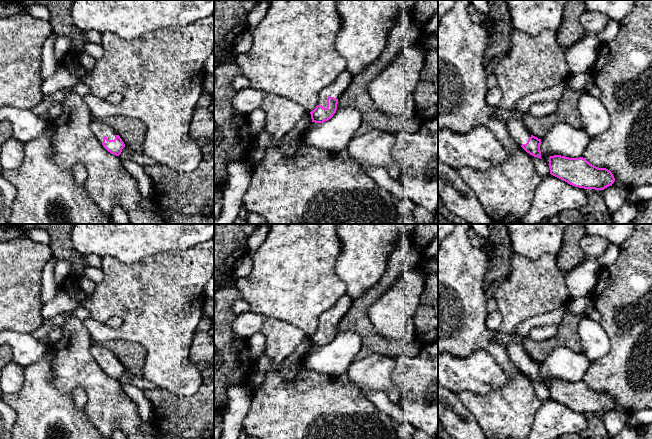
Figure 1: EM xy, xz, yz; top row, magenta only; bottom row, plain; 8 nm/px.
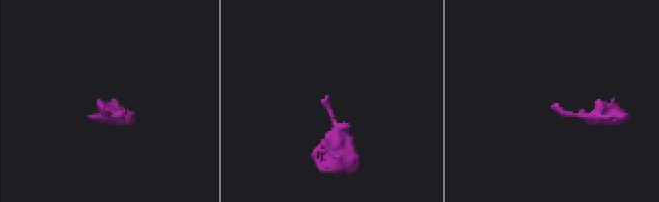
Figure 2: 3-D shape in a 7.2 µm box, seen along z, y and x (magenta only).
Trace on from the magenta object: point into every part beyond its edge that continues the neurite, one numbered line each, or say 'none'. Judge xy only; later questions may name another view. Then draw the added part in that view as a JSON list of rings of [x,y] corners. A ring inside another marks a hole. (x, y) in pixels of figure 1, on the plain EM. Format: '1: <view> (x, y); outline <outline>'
1: xy (100, 353); outline [[[100,344],[92,345],[91,353],[101,368],[103,367],[104,360],[106,360],[108,364],[114,364],[117,359],[116,355],[111,350]]]

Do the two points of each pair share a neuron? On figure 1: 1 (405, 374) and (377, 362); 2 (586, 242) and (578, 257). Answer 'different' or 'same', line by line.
1: different
2: different

